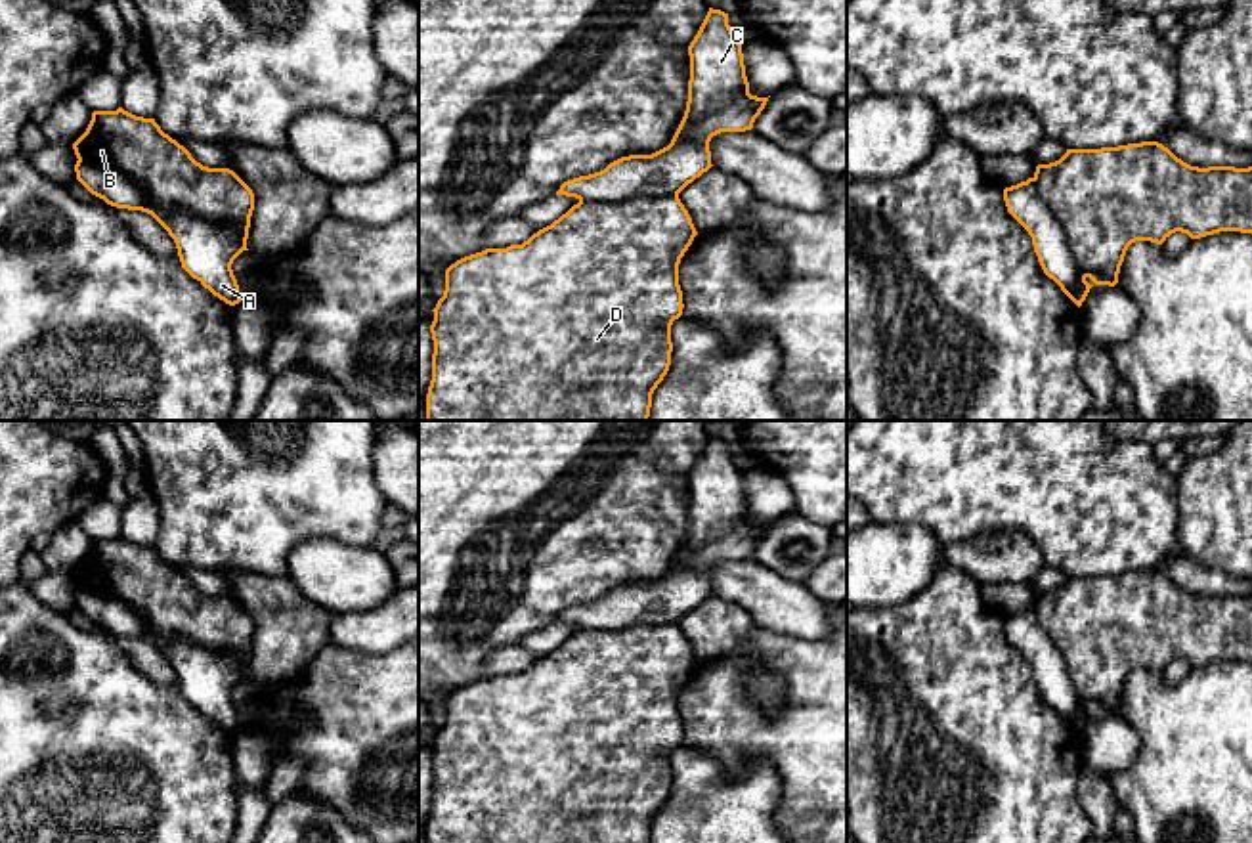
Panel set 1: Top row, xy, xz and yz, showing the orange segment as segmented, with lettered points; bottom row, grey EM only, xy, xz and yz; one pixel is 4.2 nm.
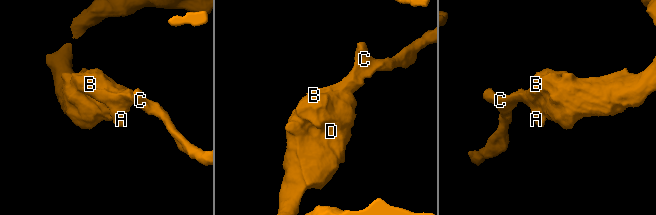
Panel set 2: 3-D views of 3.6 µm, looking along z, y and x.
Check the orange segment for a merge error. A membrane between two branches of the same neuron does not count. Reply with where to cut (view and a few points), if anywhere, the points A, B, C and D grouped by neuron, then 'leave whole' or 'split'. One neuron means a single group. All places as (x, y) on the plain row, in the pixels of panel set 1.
cut xy (79, 585), (119, 597), (155, 641), (226, 648), (245, 677); groups A C / B D; split

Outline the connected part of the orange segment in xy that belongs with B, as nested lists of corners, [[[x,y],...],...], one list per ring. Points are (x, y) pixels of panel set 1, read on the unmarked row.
[[[122,535],[94,539],[73,577],[76,587],[109,591],[124,600],[145,623],[151,640],[183,637],[210,650],[227,650],[248,679],[252,617],[229,596],[197,591],[155,547],[136,545]]]

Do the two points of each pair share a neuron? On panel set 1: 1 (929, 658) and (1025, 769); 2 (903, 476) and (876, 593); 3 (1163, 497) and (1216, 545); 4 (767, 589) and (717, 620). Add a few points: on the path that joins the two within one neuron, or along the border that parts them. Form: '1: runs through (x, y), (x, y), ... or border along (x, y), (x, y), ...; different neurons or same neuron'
1: runs through (941, 685), (998, 742); same neuron
2: border along (872, 520), (918, 522), (935, 536); different neurons
3: border along (1174, 478), (1176, 538), (1184, 553); different neurons
4: border along (712, 595), (736, 603), (755, 624); different neurons

